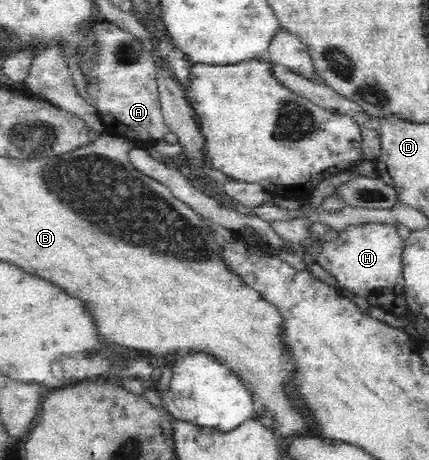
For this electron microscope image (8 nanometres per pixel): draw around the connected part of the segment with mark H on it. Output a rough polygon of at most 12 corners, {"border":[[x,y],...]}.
{"border":[[395,225],[350,226],[316,262],[351,295],[405,317]]}

